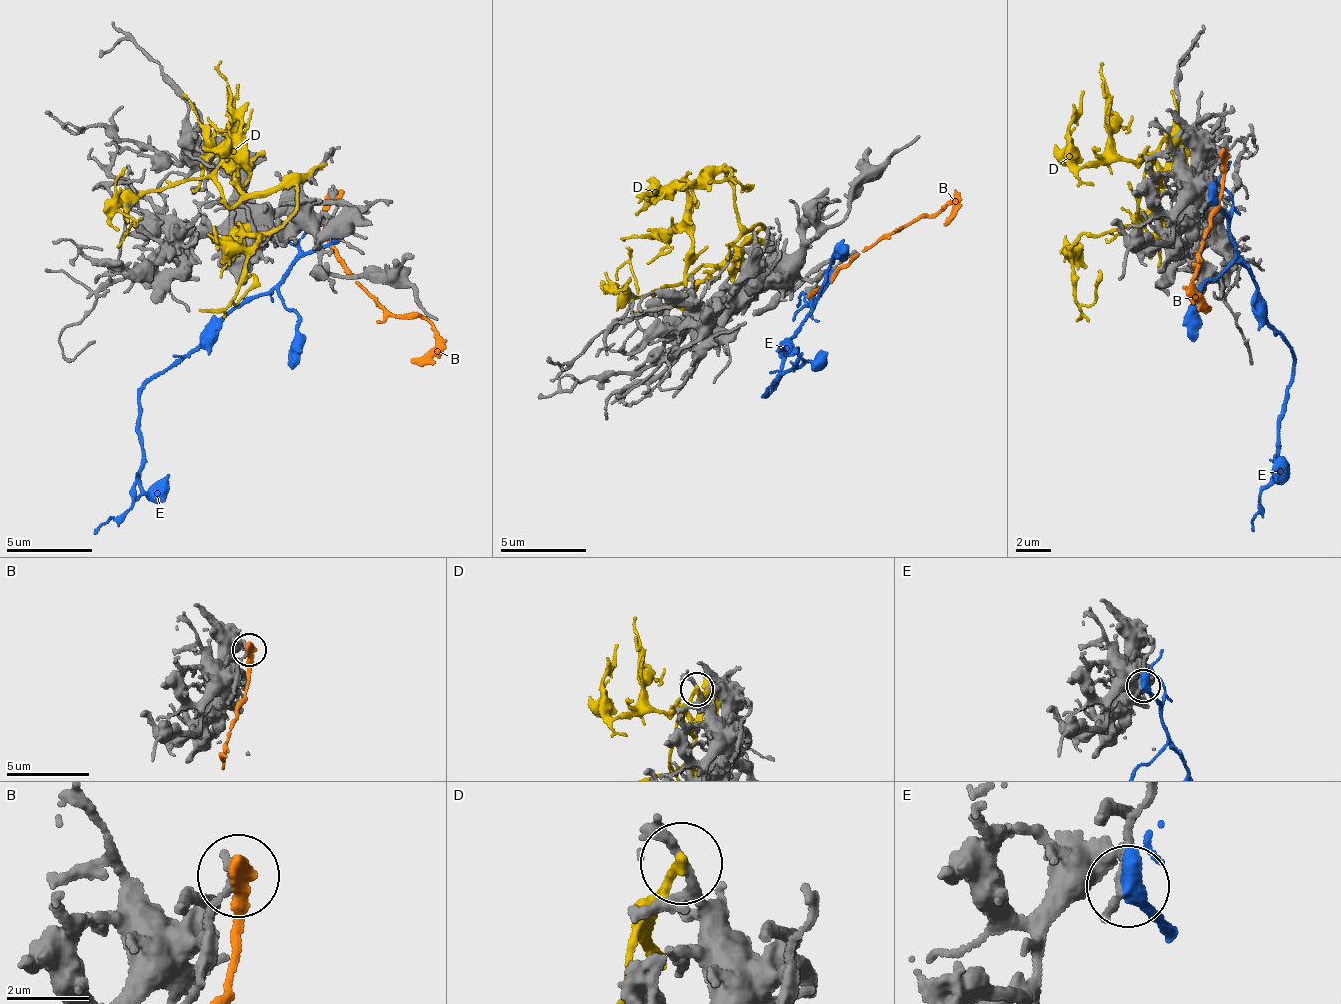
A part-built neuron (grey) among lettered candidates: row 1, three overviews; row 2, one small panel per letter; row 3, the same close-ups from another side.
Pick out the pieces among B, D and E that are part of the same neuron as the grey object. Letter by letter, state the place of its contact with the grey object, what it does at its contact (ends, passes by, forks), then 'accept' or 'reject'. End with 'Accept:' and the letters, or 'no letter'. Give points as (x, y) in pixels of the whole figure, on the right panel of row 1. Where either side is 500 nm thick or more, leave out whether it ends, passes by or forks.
B: (1223, 156) | it ends | reject
D: (1165, 137) | it ends | reject
E: (1210, 198) | reject
Accept: no letter

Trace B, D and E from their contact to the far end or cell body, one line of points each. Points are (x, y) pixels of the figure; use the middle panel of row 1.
B: (812, 291), (821, 288), (857, 256), (909, 224), (945, 207), (953, 209), (943, 226)
D: (772, 245), (743, 240), (713, 265), (685, 270), (690, 207), (681, 192), (650, 196), (635, 216)
E: (831, 271), (769, 395), (766, 387), (804, 363), (796, 350), (776, 352)

